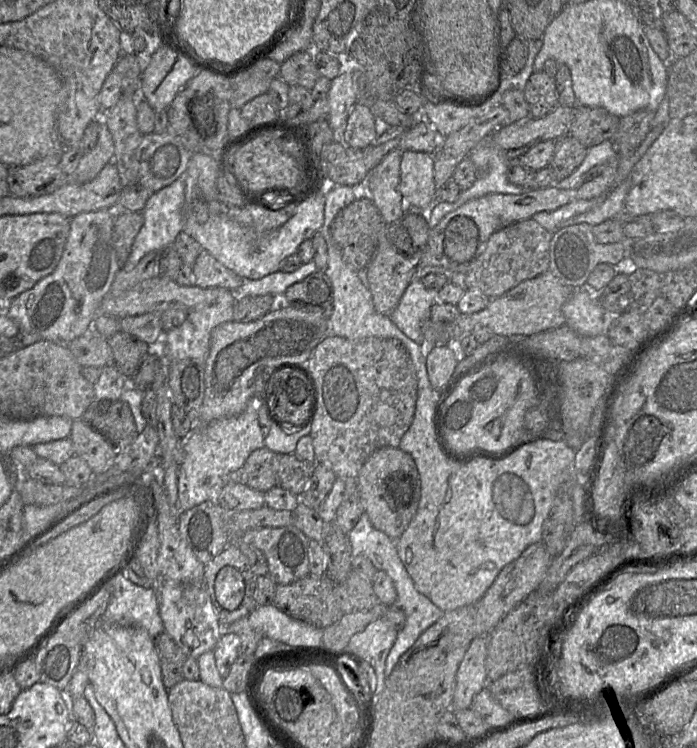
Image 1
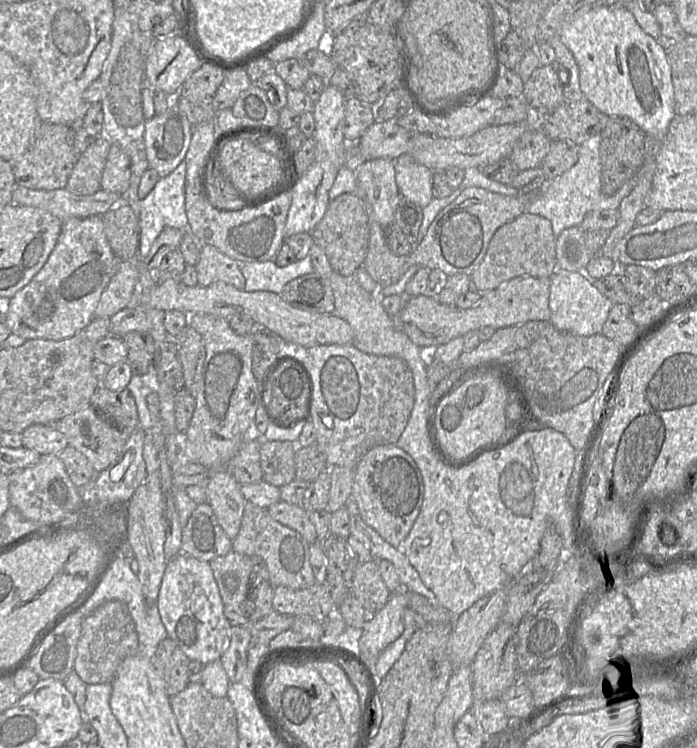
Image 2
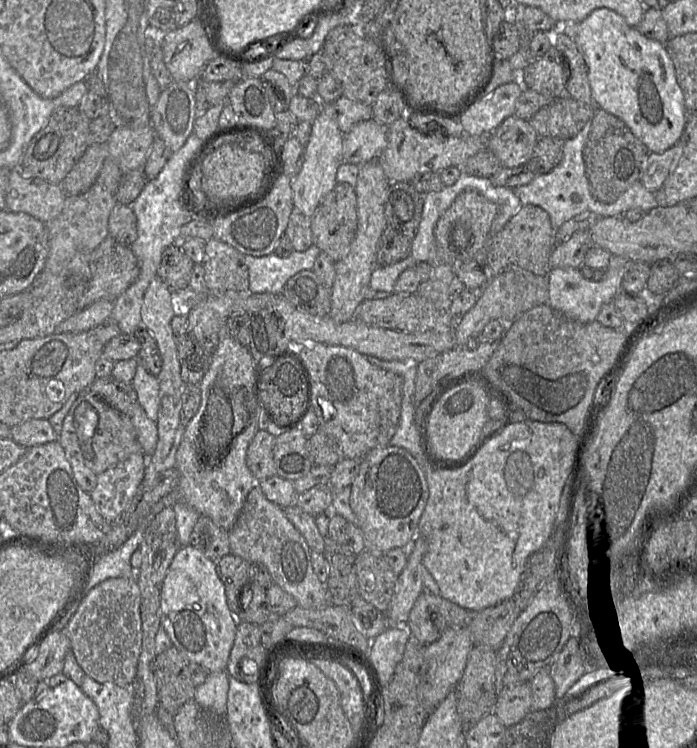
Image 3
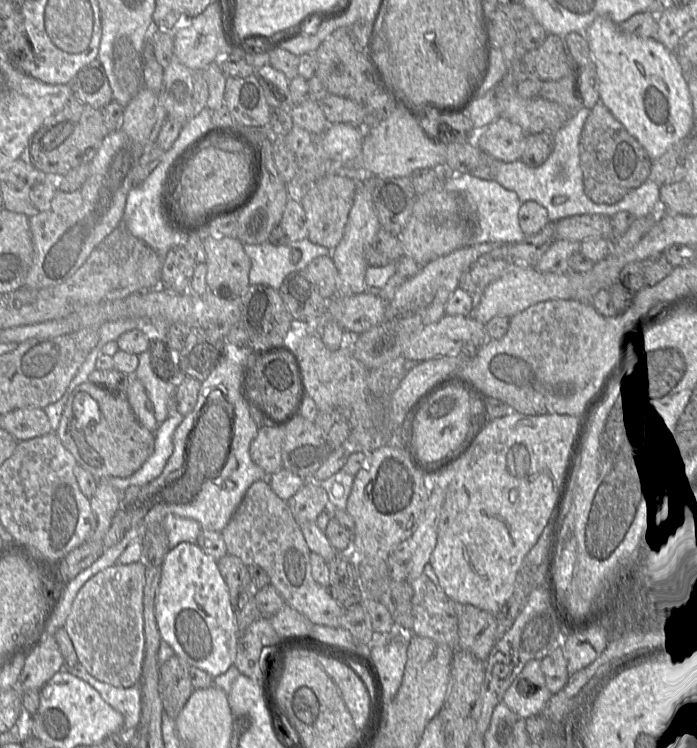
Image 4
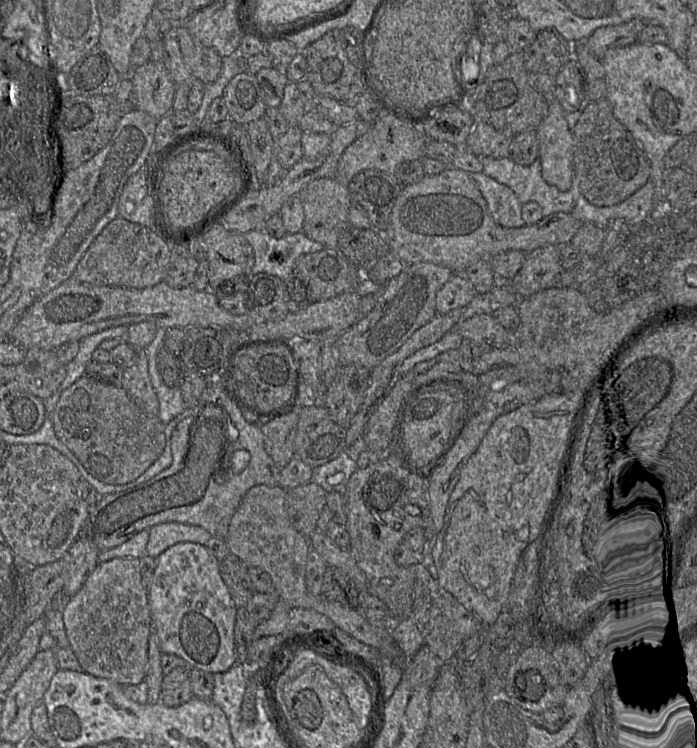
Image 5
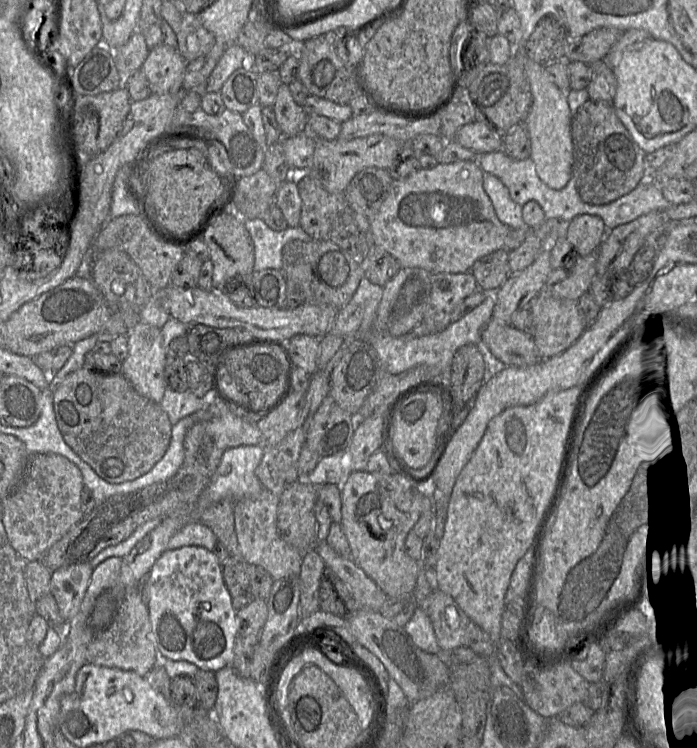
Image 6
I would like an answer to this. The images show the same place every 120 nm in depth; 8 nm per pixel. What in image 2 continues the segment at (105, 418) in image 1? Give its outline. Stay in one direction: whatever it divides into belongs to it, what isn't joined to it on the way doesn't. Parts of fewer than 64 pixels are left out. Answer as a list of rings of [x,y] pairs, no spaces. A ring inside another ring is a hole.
[[[100,383],[90,398],[90,406],[112,422],[127,439],[139,428],[136,402],[127,387],[112,391]]]

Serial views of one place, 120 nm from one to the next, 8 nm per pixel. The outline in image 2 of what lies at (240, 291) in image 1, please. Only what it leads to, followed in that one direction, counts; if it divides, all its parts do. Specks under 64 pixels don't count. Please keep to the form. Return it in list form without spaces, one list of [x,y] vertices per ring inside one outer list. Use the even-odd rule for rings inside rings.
[[[310,254],[286,267],[278,267],[274,260],[264,262],[238,262],[245,278],[244,291],[270,291],[281,294],[289,281],[314,272]]]

